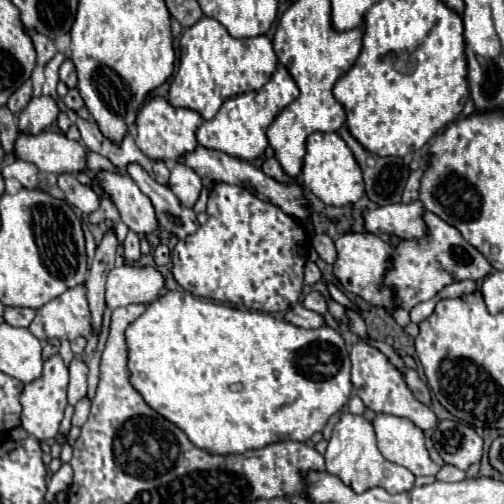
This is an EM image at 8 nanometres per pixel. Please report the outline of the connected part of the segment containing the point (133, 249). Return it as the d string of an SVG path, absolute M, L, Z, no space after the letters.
M129 230L123 246L125 246L125 258L127 258L129 262L139 260L139 256L141 256L141 252L139 252L139 236L137 236L135 232Z

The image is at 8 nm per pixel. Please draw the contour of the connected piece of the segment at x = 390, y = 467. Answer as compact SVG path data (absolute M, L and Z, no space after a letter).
M347 410L341 412L339 422L333 428L333 436L325 452L325 464L329 474L341 478L341 482L353 488L357 494L367 492L375 486L385 488L389 494L401 494L401 492L409 492L415 484L415 476L407 468L397 466L383 458L383 454L377 448L377 436L373 424L363 416L355 416Z

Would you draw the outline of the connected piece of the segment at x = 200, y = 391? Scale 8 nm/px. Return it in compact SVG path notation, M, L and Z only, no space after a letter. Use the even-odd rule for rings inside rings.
M165 292L161 300L155 300L153 304L147 304L147 310L127 328L127 346L129 346L129 370L131 370L131 384L141 392L145 402L157 410L161 416L165 416L169 422L177 424L189 440L205 448L207 452L217 452L217 454L243 454L247 450L255 448L265 448L269 444L281 442L281 440L295 440L295 442L305 442L309 440L315 432L321 432L327 420L341 412L345 404L351 398L353 384L351 384L351 360L347 354L345 340L337 330L331 326L321 326L321 328L311 328L303 330L283 319L277 319L273 315L255 310L241 310L233 308L227 304L212 300L197 298L189 292ZM235 384L241 384L241 390L235 390Z

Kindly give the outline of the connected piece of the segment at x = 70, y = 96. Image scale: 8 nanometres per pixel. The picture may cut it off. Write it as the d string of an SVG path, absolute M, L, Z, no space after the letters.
M77 88L69 90L69 92L67 92L67 96L63 98L63 102L65 102L65 106L67 106L69 110L73 110L73 112L77 112L77 110L83 106L83 100L81 100L81 96L79 96L79 90L77 90Z

